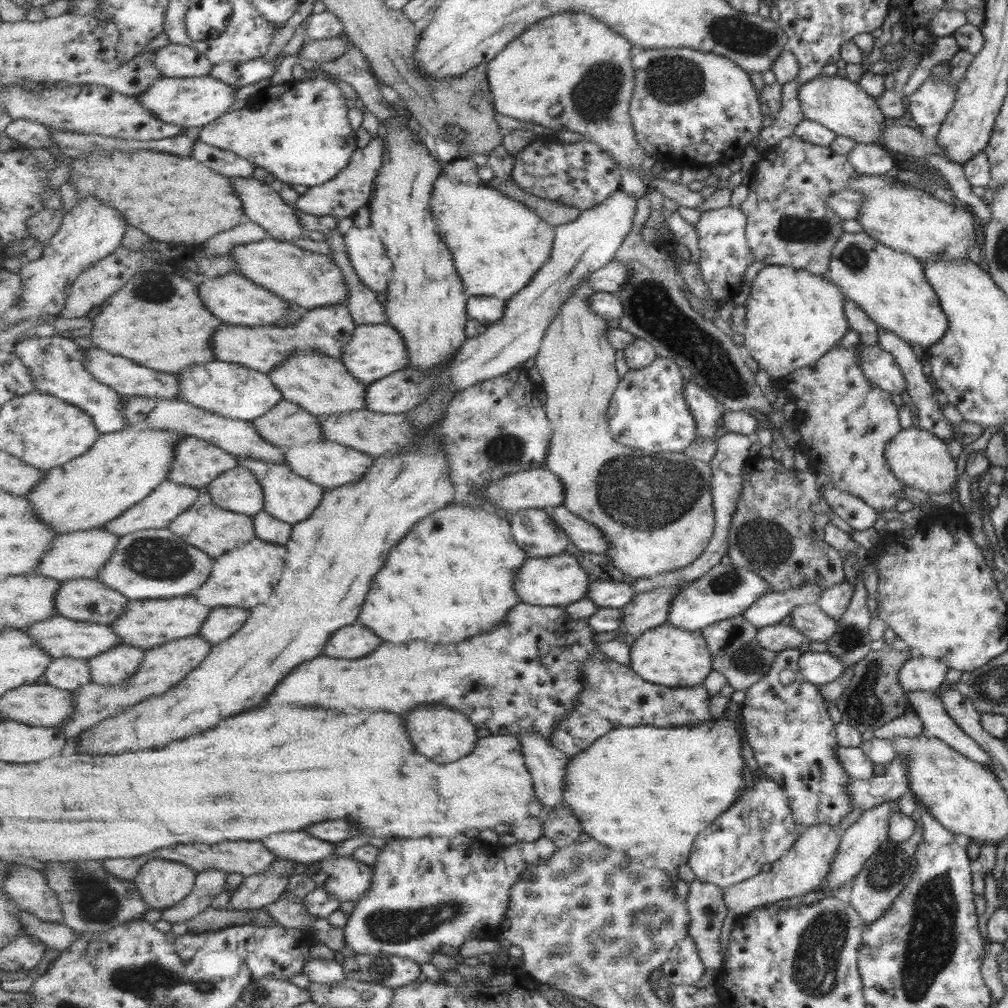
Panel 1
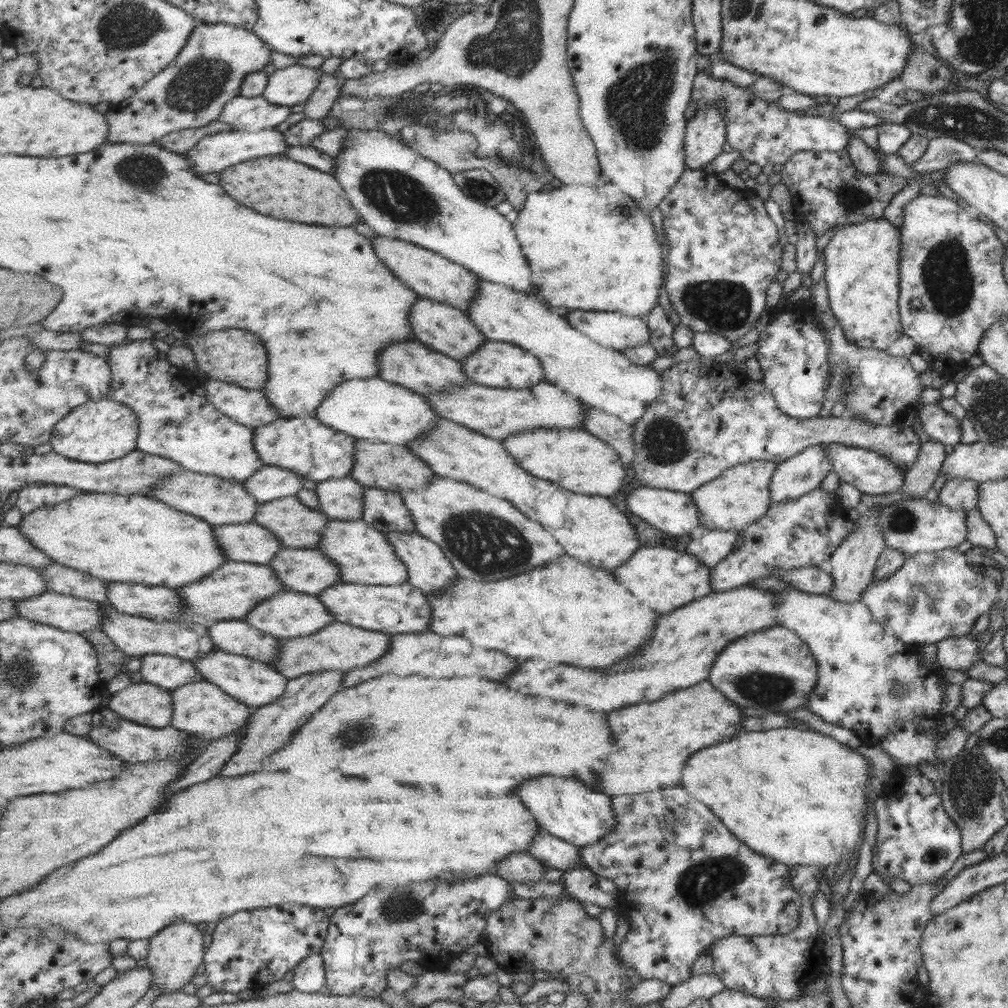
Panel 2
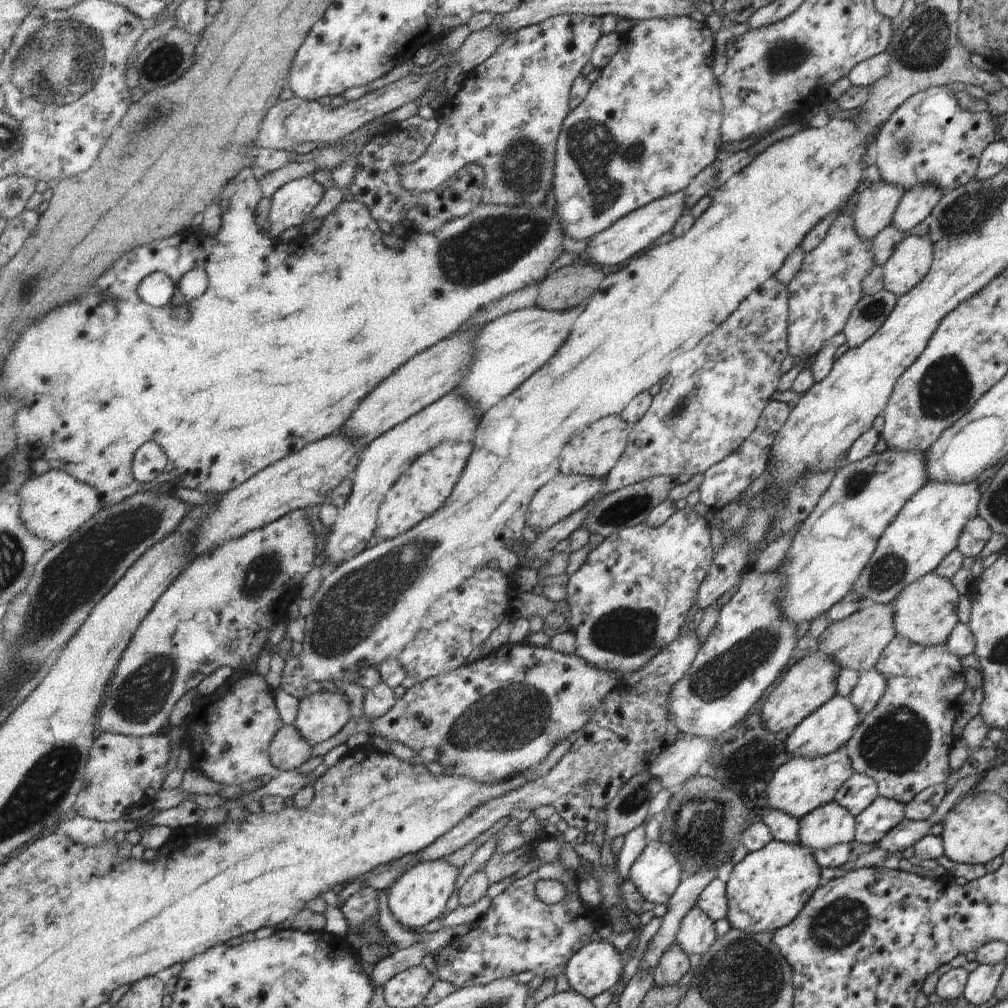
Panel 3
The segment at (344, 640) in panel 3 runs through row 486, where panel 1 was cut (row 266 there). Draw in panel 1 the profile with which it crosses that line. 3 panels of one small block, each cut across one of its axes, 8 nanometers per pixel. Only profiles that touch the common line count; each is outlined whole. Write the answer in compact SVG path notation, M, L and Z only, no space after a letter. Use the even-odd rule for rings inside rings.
M442 174L435 185L431 214L437 223L437 232L449 244L457 260L457 270L469 294L481 297L510 299L535 280L536 272L551 258L556 229L521 201L509 198L493 186L483 184L455 184Z

